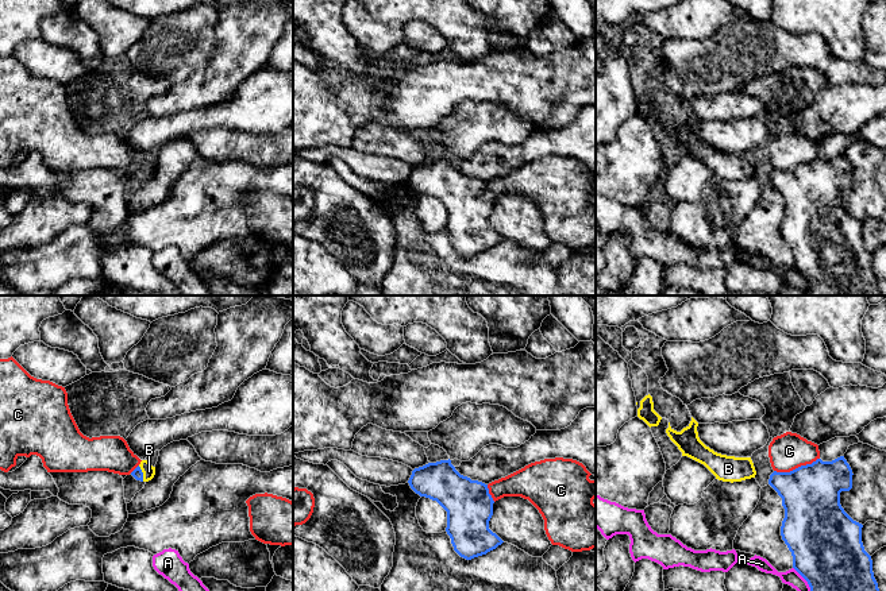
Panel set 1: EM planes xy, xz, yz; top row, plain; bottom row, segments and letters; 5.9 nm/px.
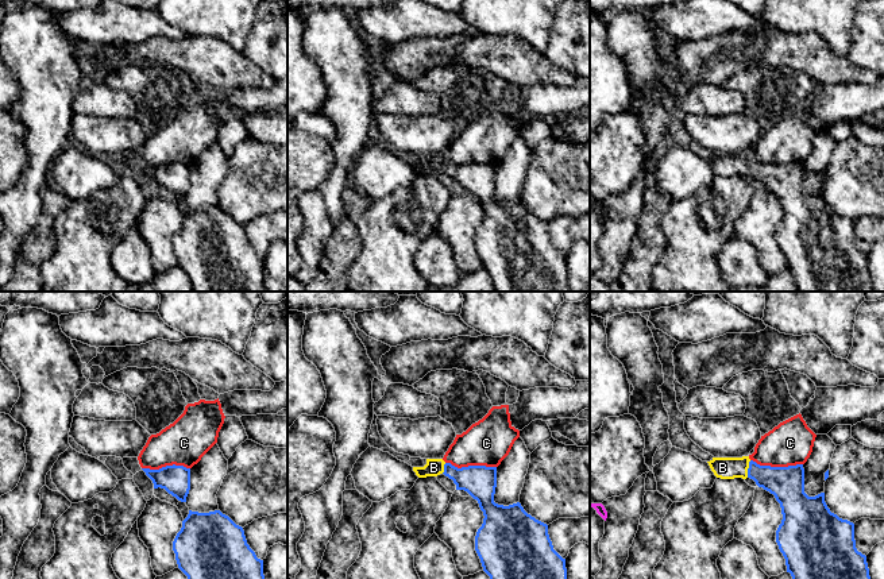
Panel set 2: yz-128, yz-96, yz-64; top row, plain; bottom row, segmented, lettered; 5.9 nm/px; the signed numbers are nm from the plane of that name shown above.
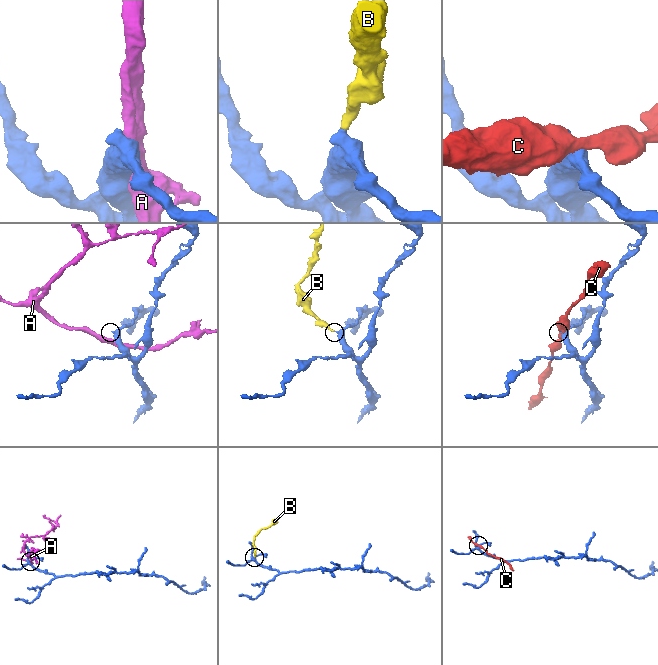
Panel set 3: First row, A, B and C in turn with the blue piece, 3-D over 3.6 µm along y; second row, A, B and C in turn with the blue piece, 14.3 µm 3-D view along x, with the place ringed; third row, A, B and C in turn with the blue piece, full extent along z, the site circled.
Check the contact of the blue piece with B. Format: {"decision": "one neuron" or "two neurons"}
{"decision": "one neuron"}

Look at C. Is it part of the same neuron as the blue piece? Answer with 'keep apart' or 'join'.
keep apart

